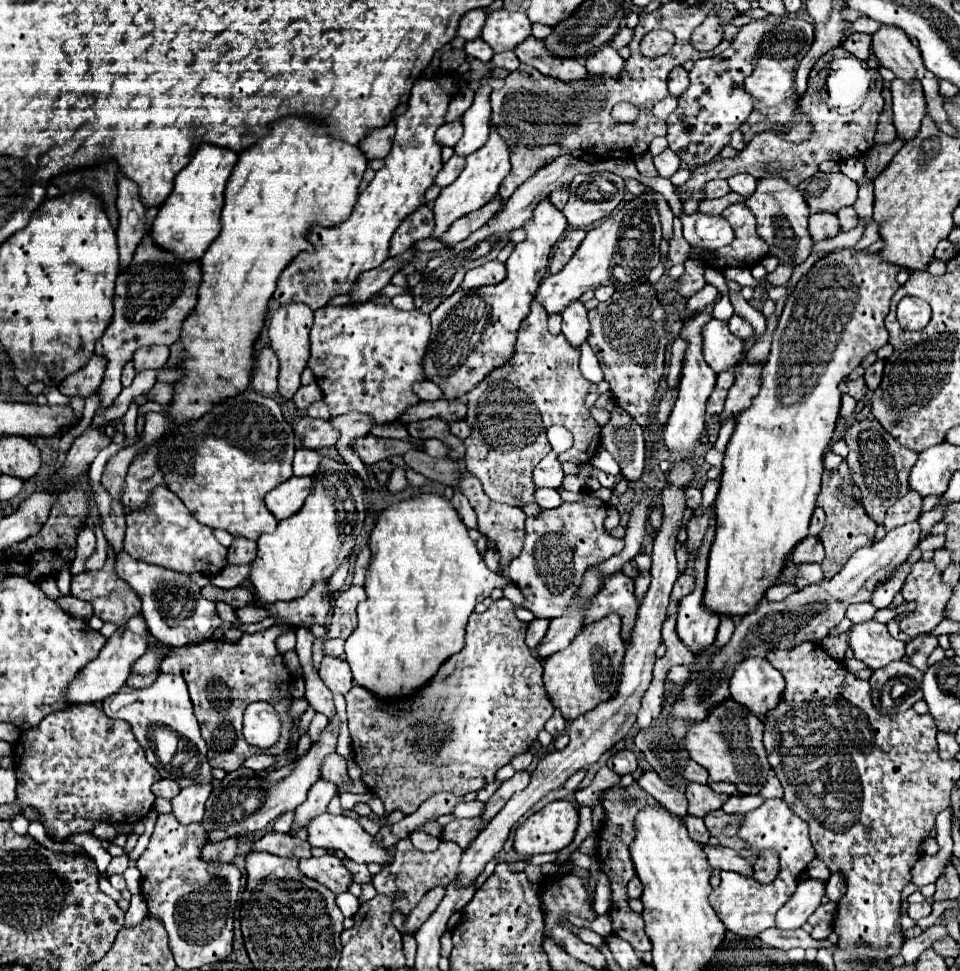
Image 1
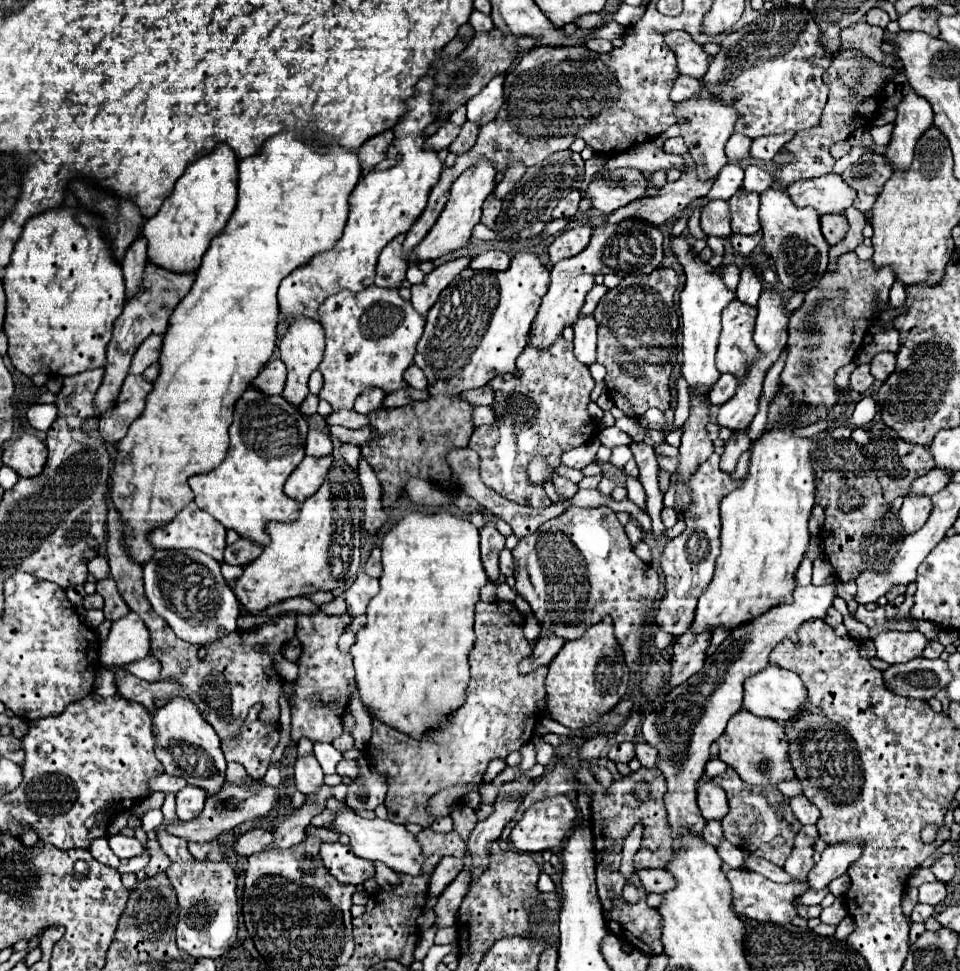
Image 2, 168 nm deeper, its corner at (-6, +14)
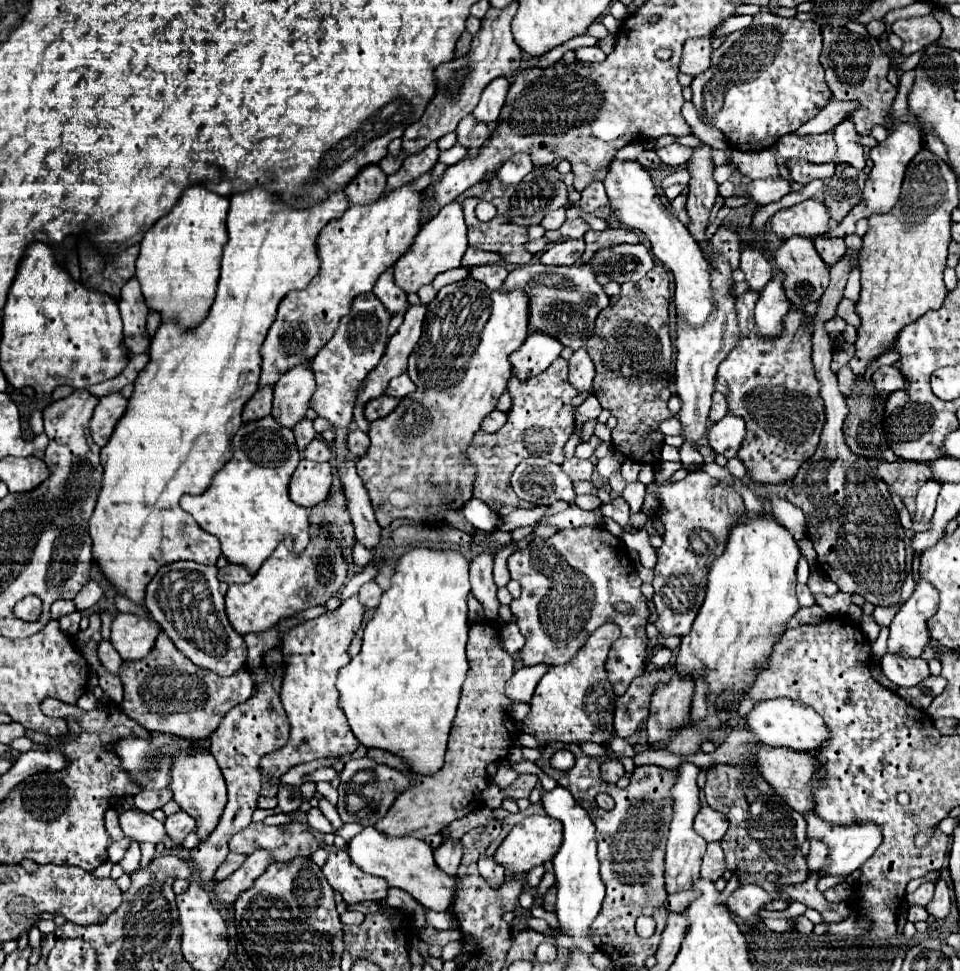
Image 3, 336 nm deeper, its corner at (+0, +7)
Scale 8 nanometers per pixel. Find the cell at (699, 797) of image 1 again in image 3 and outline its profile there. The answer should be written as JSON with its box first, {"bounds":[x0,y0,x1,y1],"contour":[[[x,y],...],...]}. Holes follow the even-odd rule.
{"bounds":[693,803,729,843],"contour":[[[703,803],[697,817],[695,817],[693,827],[703,839],[707,839],[707,843],[711,843],[711,841],[721,841],[723,839],[727,827],[729,827],[729,821],[725,819],[723,813],[719,813],[719,811],[711,809],[707,803]]]}

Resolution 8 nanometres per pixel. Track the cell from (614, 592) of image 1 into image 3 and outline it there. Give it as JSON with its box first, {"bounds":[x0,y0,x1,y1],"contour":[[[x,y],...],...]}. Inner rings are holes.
{"bounds":[507,527,651,695],"contour":[[[603,527],[563,529],[549,539],[535,539],[523,551],[515,551],[507,559],[507,569],[511,579],[517,579],[523,587],[521,597],[511,601],[517,627],[525,637],[525,645],[519,651],[523,665],[531,667],[545,663],[553,667],[567,663],[599,625],[611,621],[621,627],[621,635],[605,661],[607,679],[611,681],[615,695],[623,695],[629,683],[645,673],[645,625],[651,613],[647,609],[647,599],[641,593],[637,569],[619,537],[613,537]],[[619,601],[631,603],[635,613],[617,613],[613,605]]]}

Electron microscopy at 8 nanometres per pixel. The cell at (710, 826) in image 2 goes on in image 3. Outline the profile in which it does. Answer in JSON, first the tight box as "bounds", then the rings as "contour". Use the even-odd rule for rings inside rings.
{"bounds":[701,843,725,879],"contour":[[[709,843],[707,853],[703,857],[701,865],[701,877],[705,879],[719,879],[725,871],[725,859],[723,859],[723,849],[719,843]]]}

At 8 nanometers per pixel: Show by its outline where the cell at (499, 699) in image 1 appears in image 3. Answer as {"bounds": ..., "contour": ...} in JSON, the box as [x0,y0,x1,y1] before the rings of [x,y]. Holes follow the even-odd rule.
{"bounds":[369,621,513,840],"contour":[[[481,621],[473,623],[469,629],[467,641],[467,659],[469,671],[463,683],[461,701],[457,707],[457,717],[449,735],[449,747],[445,755],[445,765],[429,777],[409,773],[405,763],[381,749],[369,749],[369,757],[377,763],[385,763],[397,771],[403,771],[413,779],[411,789],[401,793],[387,815],[377,821],[375,829],[389,837],[412,836],[424,840],[427,836],[441,833],[451,821],[465,817],[467,813],[481,807],[481,793],[489,785],[487,765],[497,763],[507,757],[509,743],[513,735],[505,729],[503,721],[507,719],[507,705],[513,701],[505,695],[505,683],[513,675],[513,657],[503,651],[499,641],[499,623]]]}

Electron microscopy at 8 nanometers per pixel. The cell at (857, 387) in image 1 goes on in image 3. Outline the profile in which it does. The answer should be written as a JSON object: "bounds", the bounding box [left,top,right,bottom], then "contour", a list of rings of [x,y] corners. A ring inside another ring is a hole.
{"bounds":[837,367,855,395],"contour":[[[841,367],[841,369],[837,371],[837,379],[839,379],[839,389],[841,389],[841,393],[847,395],[847,393],[851,391],[851,383],[855,381],[855,379],[853,379],[853,371],[851,371],[849,367]]]}

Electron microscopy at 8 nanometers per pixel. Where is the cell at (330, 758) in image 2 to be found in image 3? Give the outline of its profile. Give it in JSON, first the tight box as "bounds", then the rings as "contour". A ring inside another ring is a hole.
{"bounds":[317,783,337,805],"contour":[[[317,783],[317,791],[319,791],[331,805],[337,803],[337,789],[335,789],[331,783]]]}

